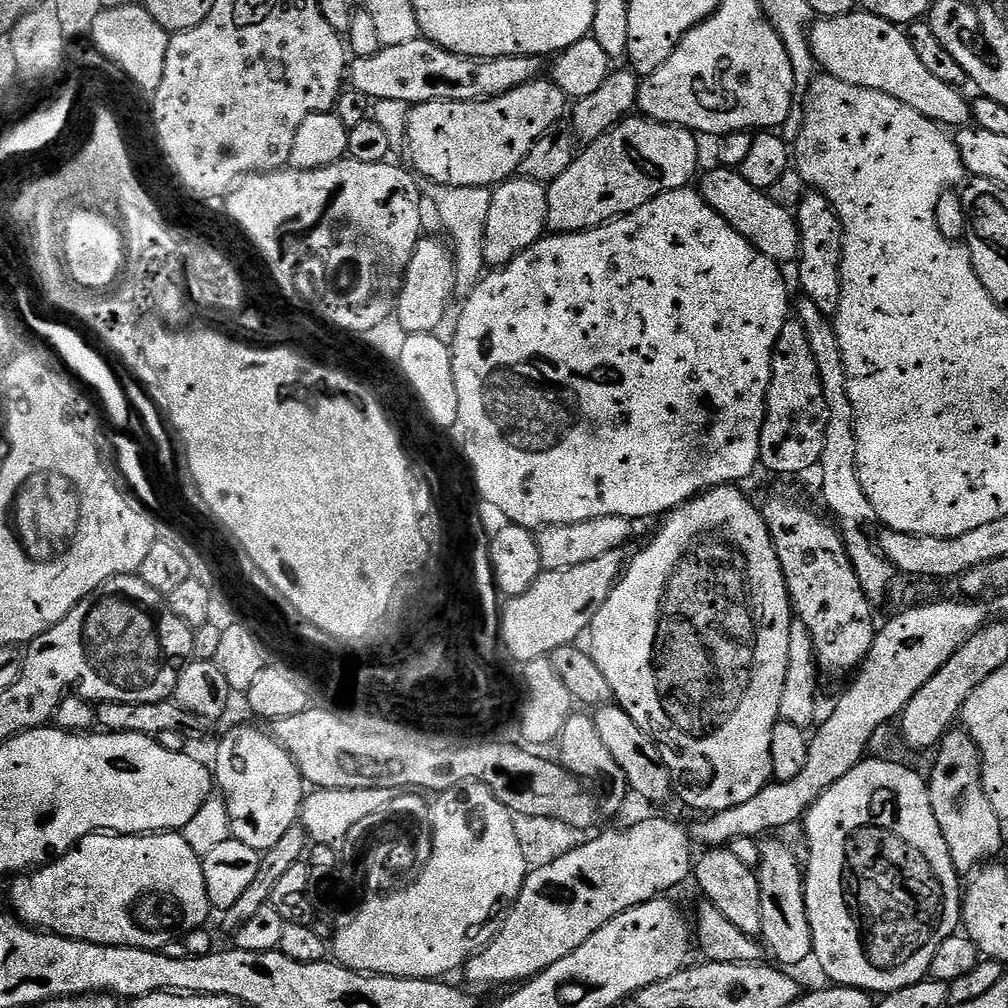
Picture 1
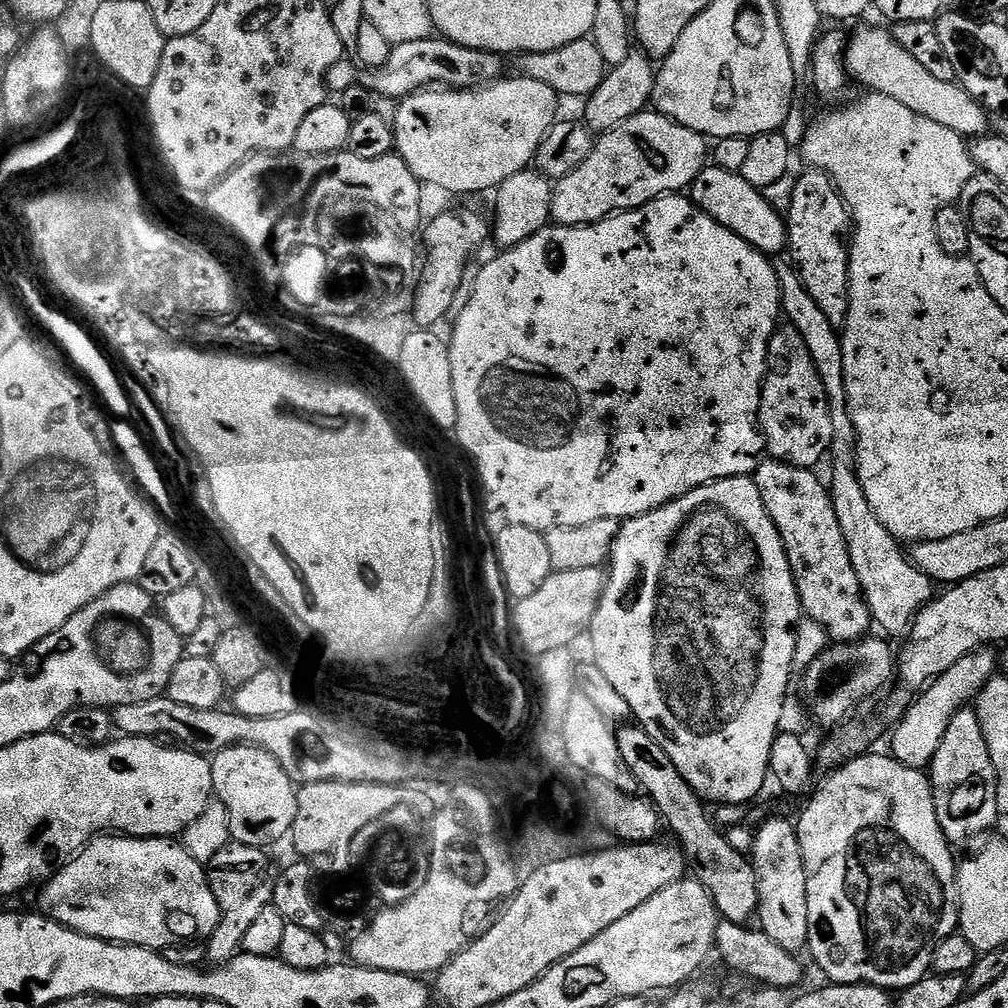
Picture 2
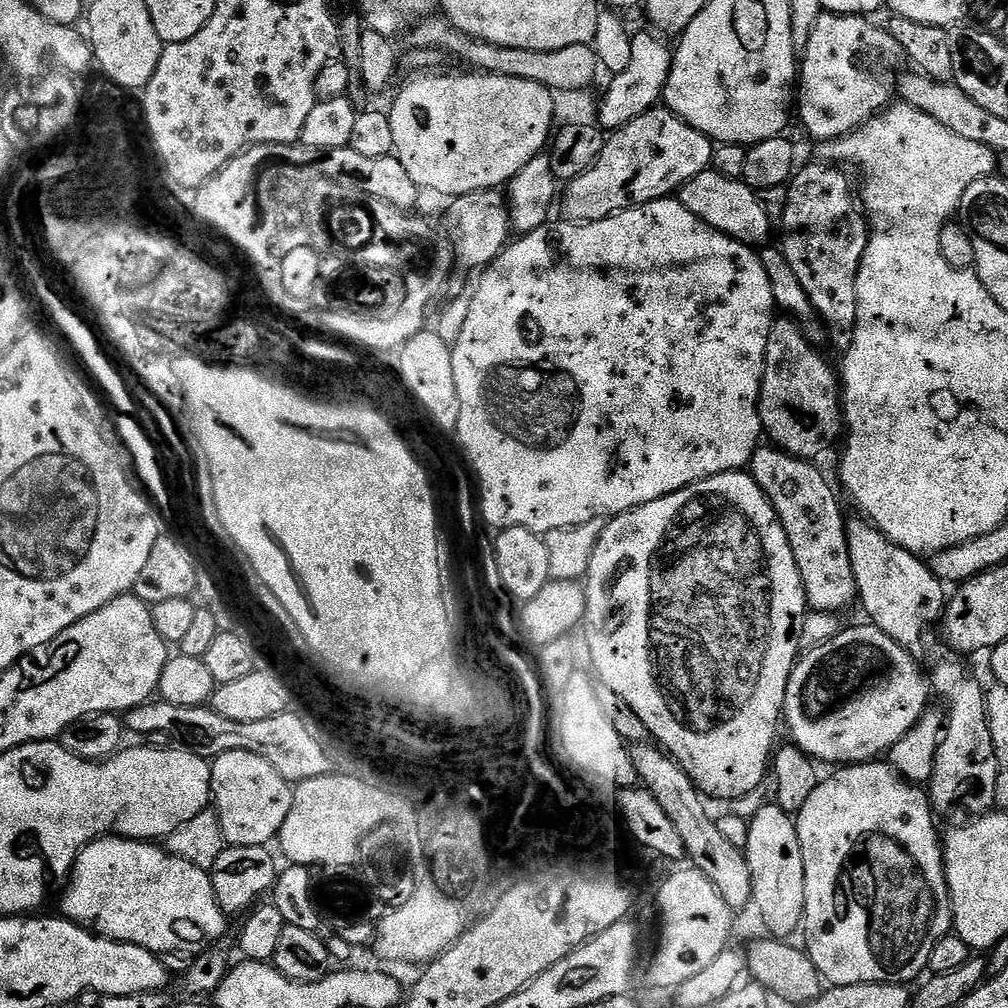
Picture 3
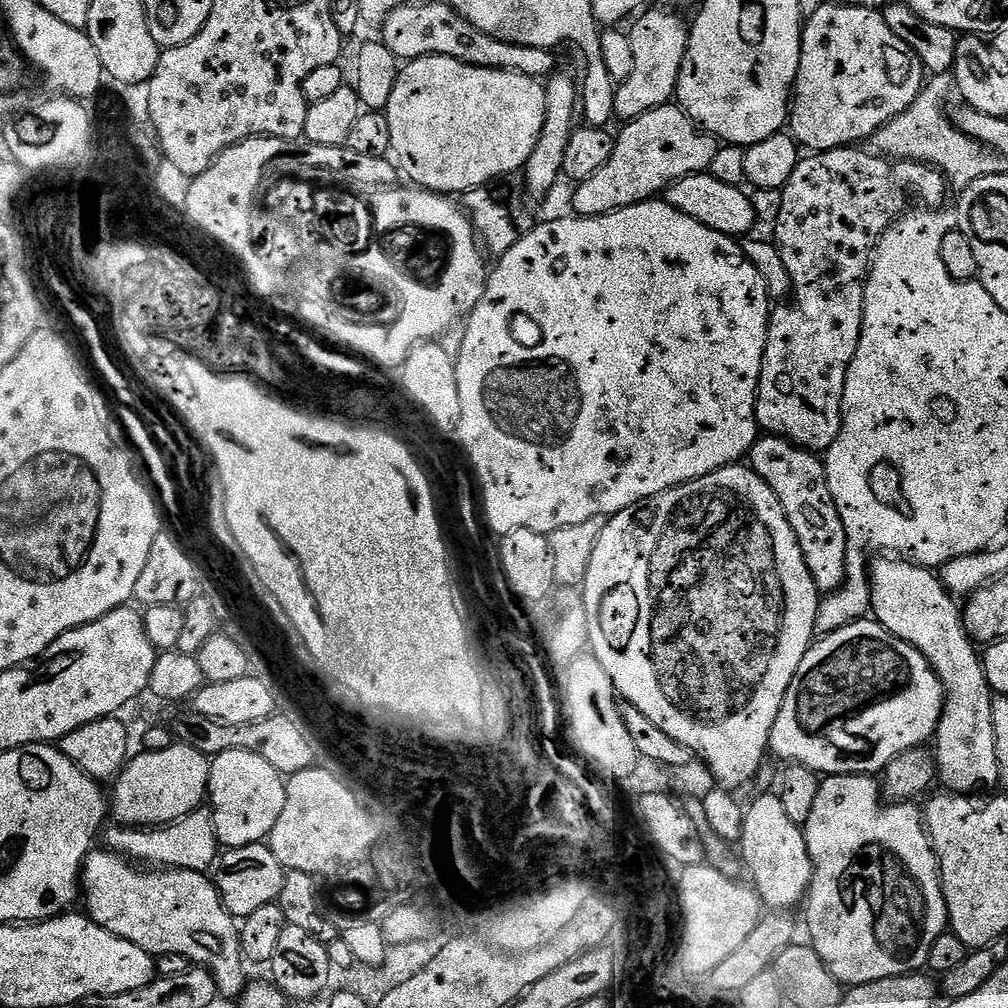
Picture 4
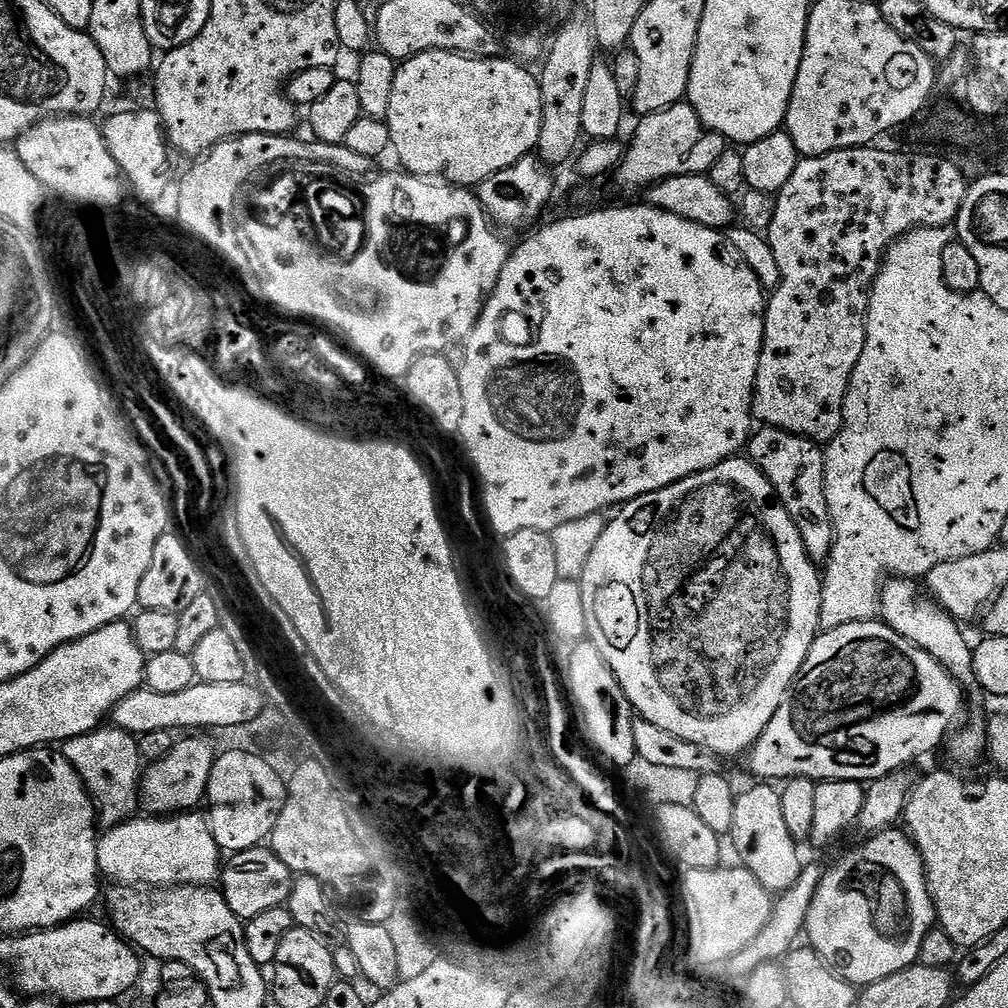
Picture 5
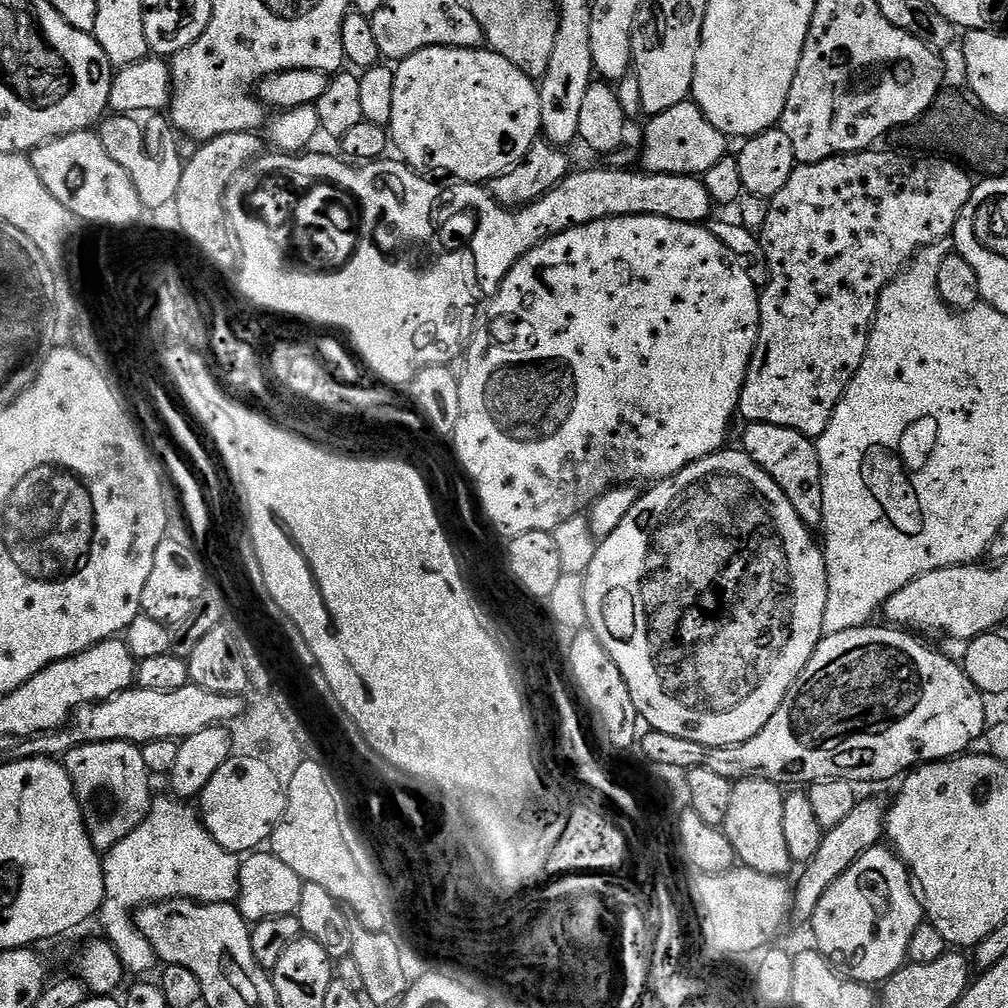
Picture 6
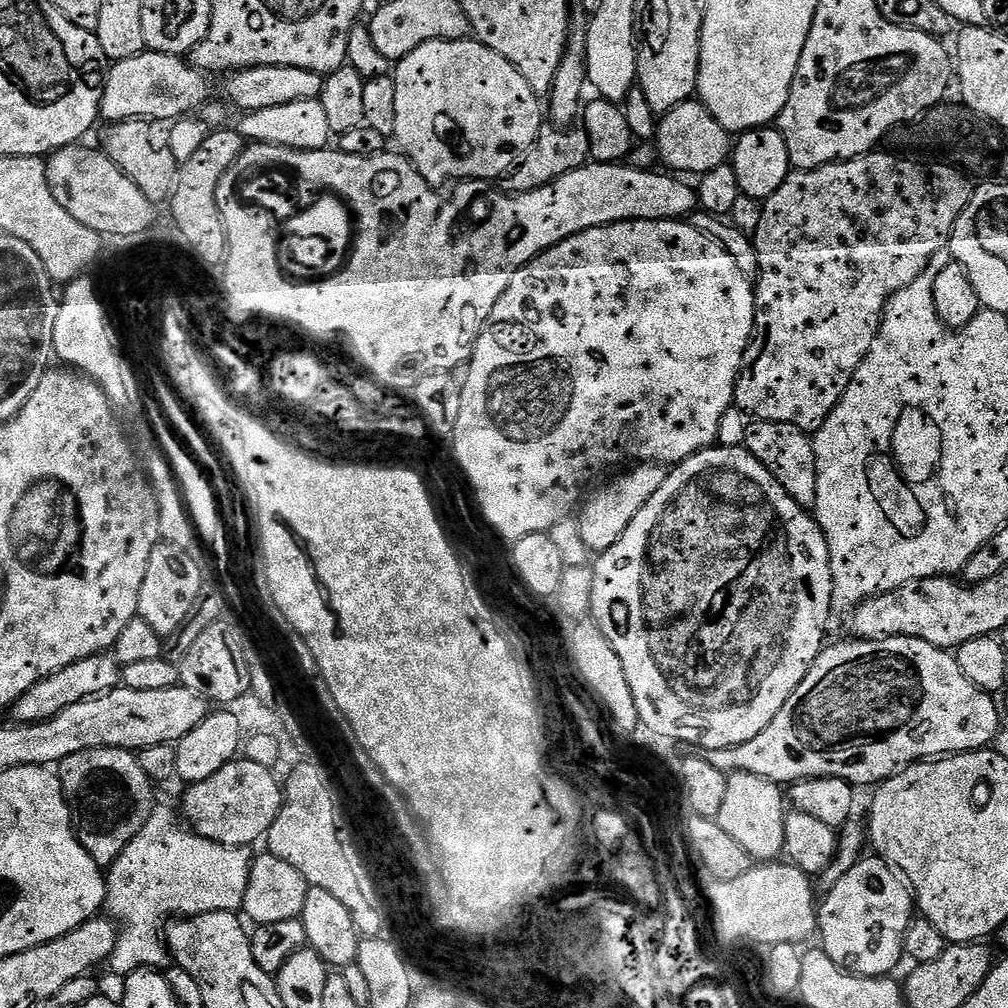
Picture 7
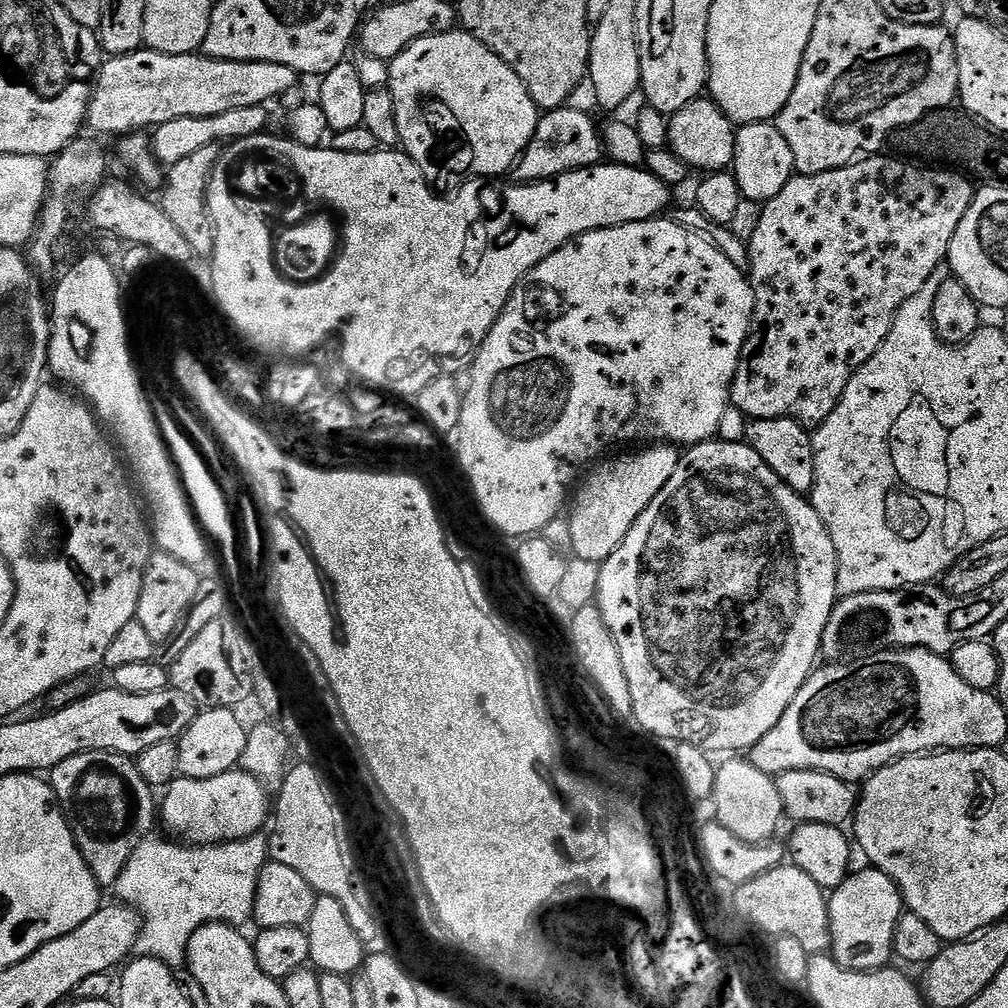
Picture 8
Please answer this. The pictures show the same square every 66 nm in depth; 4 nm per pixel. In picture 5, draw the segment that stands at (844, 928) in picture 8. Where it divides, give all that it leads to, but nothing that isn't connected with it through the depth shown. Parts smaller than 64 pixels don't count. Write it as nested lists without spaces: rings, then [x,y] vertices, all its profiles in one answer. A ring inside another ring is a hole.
[[[893,826],[886,832],[878,832],[867,837],[865,844],[860,844],[857,848],[852,848],[833,868],[829,867],[824,873],[824,878],[818,890],[814,894],[814,902],[810,902],[810,914],[804,923],[806,929],[806,940],[812,951],[817,952],[824,960],[824,963],[832,969],[836,975],[842,977],[847,984],[853,986],[867,986],[878,982],[882,978],[890,978],[890,974],[898,974],[898,970],[906,970],[912,967],[920,959],[920,951],[922,950],[922,942],[926,938],[928,932],[931,932],[937,923],[936,907],[932,901],[932,895],[928,889],[928,876],[924,872],[924,863],[920,857],[920,851],[916,848],[916,843],[907,831],[901,830],[899,827]]]

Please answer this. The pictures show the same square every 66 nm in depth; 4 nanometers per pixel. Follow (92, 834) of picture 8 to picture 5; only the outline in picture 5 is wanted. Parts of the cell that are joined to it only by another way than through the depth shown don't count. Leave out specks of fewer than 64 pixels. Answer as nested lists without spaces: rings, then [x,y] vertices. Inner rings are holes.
[[[101,726],[78,738],[64,741],[62,751],[70,766],[74,766],[74,770],[82,778],[84,790],[96,808],[96,819],[101,829],[107,830],[125,824],[137,815],[142,779],[137,737],[115,726]]]

